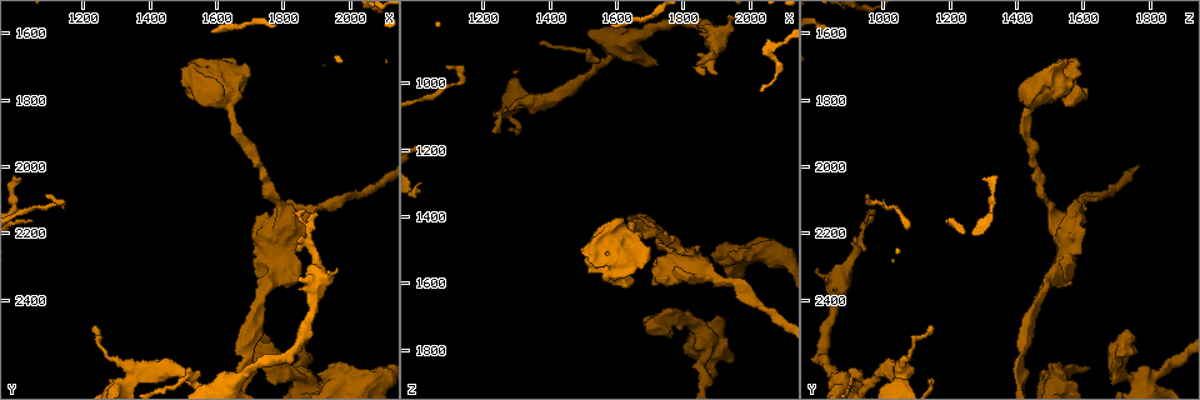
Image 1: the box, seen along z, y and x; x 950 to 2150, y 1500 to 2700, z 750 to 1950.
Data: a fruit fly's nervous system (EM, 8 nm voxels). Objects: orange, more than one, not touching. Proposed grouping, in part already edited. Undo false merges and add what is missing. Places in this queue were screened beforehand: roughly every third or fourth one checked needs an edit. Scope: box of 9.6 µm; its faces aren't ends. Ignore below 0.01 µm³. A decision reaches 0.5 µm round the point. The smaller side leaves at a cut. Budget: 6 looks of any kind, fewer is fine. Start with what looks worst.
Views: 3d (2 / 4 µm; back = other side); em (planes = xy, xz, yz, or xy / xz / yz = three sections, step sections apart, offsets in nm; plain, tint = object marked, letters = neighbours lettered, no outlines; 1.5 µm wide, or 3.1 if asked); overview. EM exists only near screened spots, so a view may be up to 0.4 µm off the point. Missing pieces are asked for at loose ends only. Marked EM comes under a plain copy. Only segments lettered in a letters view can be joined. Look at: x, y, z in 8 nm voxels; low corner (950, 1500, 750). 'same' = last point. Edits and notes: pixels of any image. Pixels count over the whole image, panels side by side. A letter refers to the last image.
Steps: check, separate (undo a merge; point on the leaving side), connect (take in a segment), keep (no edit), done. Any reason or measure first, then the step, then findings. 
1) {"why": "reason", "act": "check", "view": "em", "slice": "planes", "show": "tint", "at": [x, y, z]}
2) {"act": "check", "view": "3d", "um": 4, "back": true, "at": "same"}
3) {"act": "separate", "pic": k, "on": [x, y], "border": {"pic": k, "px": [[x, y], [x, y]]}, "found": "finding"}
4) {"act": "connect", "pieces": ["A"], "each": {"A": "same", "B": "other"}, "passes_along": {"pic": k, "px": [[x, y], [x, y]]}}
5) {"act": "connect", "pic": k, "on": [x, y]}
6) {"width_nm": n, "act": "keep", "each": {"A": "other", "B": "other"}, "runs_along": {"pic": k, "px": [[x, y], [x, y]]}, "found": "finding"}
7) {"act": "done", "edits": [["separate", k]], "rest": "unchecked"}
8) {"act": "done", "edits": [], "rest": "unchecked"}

{"why": "branch stops here", "act": "check", "view": "em", "slice": "yz", "step": 4, "show": "letters", "at": [1240, 2490, 1150]}

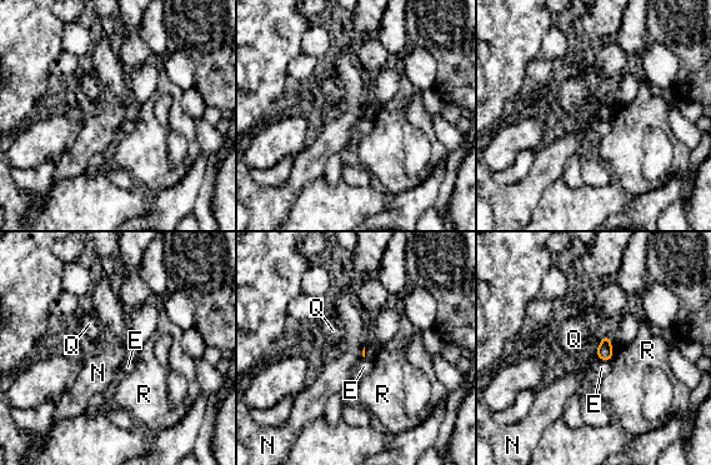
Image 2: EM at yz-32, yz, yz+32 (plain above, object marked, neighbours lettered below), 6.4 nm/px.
{"act": "keep", "each": {"E": "other", "N": "other", "Q": "other", "R": "other"}, "border": {"pic": 2, "px": [[614, 353], [610, 360]]}, "found": "no lettered segment goes on from it"}

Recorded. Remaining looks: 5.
{"why": "a fork", "act": "check", "view": "3d", "um": 4, "at": [1810, 2190, 1550]}

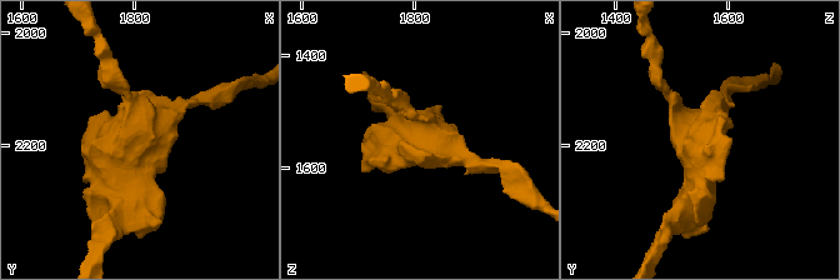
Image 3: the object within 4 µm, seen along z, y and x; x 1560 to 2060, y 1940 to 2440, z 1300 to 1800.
{"act": "check", "view": "em", "slice": "planes", "show": "tint", "at": [1810, 2185, 1540]}

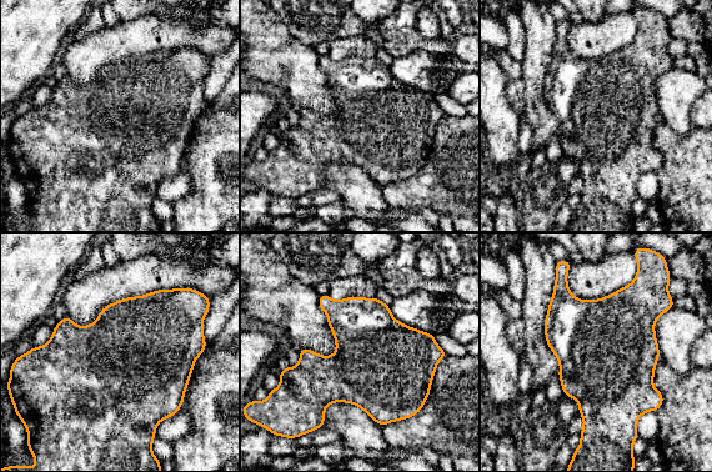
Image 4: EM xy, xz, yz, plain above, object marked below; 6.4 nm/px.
{"act": "check", "view": "em", "slice": "planes", "show": "letters", "at": "same"}

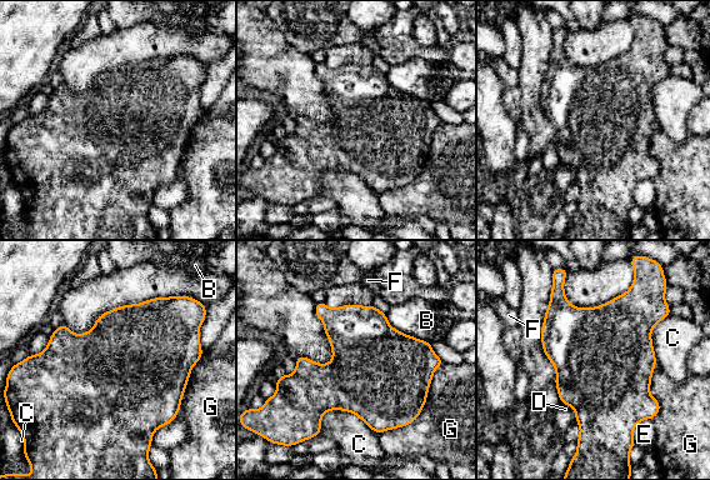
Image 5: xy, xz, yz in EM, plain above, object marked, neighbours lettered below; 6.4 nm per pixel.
{"width_nm": 650, "act": "keep", "each": {"B": "other", "C": "other", "D": "other", "E": "other", "F": "other", "G": "other"}, "border": {"pic": 5, "px": [[561, 403], [570, 406], [575, 414]]}, "found": "continuous, no second neuron"}

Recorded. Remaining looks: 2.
{"act": "check", "view": "em", "slice": "planes", "show": "letters", "at": [1940, 2590, 1520]}

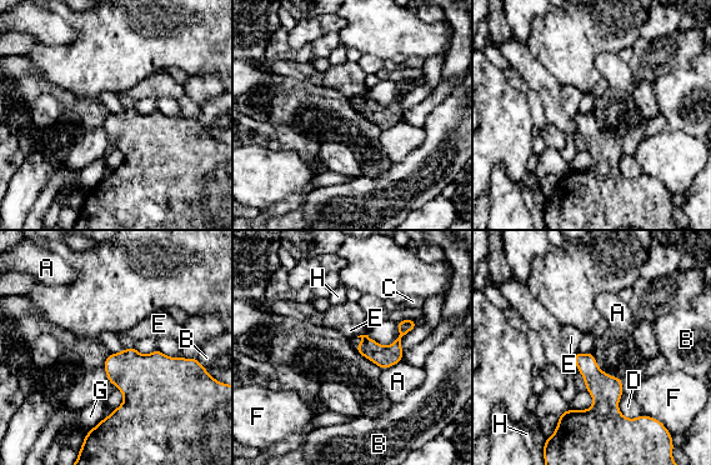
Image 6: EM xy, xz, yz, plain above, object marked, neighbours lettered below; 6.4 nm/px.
{"act": "keep", "each": {"A": "other", "B": "other", "C": "other", "D": "other", "E": "other", "F": "other", "G": "other", "H": "other"}, "runs_along": {"pic": 6, "px": [[412, 324], [390, 350], [360, 349]]}, "found": "none of them fits"}

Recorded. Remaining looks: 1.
{"act": "done", "edits": [], "rest": "unchecked"}

